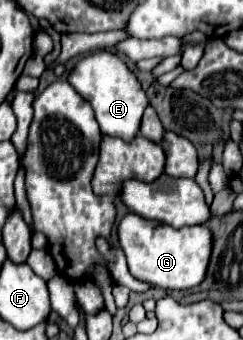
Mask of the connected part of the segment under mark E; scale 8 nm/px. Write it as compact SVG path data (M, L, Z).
M96 51L92 55L86 55L76 65L76 69L68 73L68 81L92 105L96 121L104 135L132 141L140 133L140 121L142 121L144 109L148 107L148 99L136 75L114 53Z

